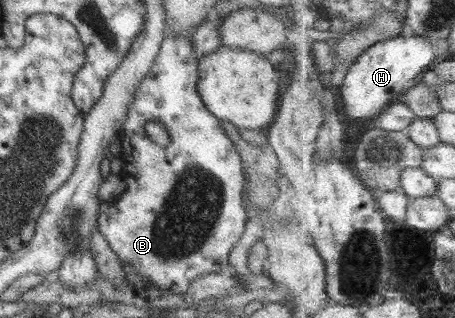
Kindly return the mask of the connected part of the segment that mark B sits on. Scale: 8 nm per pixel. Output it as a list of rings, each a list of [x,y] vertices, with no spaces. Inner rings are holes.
[[[165,28],[164,39],[162,40],[157,59],[153,61],[149,73],[139,83],[137,95],[135,95],[135,99],[133,99],[133,103],[131,103],[131,107],[127,111],[127,120],[122,125],[123,131],[118,134],[123,150],[119,156],[124,160],[123,170],[119,175],[125,181],[125,192],[115,202],[101,201],[99,208],[100,215],[98,216],[98,231],[104,236],[104,240],[112,248],[112,251],[119,257],[120,262],[126,262],[127,265],[132,266],[132,269],[139,276],[146,278],[148,282],[152,282],[152,285],[156,286],[159,290],[168,290],[175,294],[187,292],[197,277],[213,272],[220,272],[222,268],[228,266],[229,253],[233,246],[239,242],[249,218],[243,204],[244,181],[246,180],[243,159],[235,149],[231,138],[227,136],[222,122],[205,109],[201,95],[199,95],[199,59],[197,59],[192,49],[192,42],[190,42],[192,32],[193,29],[190,32],[184,32],[184,34],[174,34],[170,28]],[[150,121],[161,122],[165,126],[170,136],[170,142],[167,146],[161,147],[155,141],[149,139],[145,126]]]

